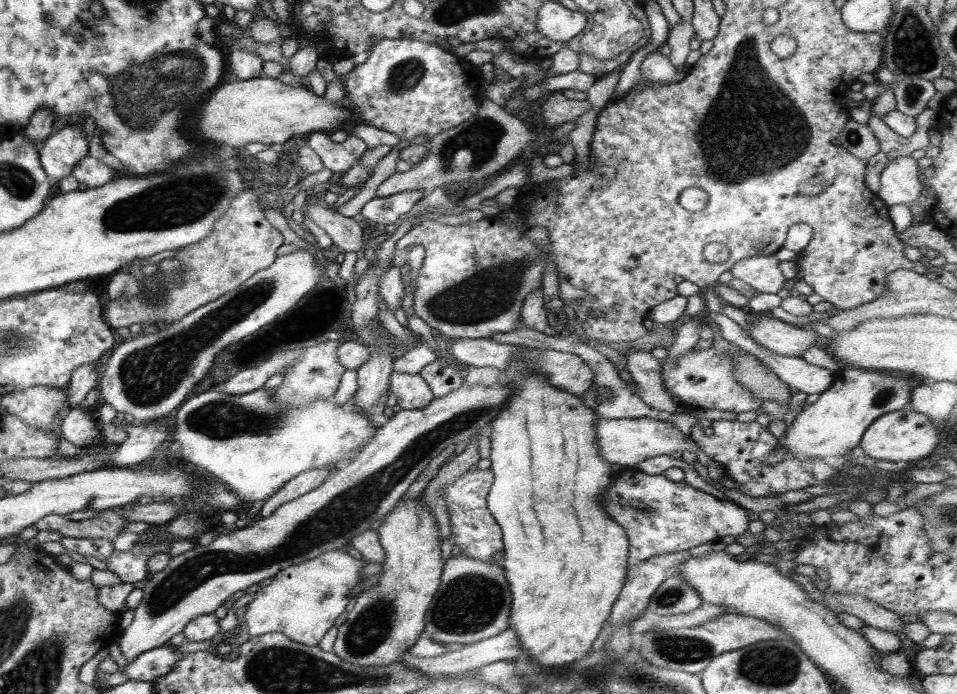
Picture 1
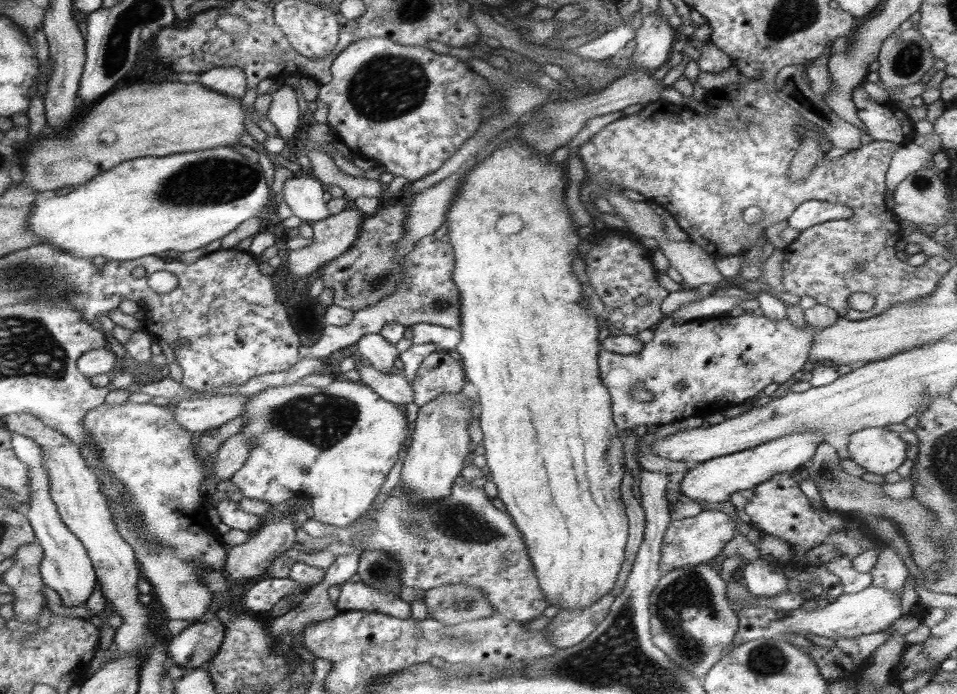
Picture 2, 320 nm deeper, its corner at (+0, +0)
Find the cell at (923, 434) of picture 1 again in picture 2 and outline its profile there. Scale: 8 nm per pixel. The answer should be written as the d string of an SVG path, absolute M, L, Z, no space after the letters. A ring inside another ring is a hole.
M884 427L863 428L850 435L847 449L850 459L865 468L865 472L884 476L902 466L907 445L898 432Z

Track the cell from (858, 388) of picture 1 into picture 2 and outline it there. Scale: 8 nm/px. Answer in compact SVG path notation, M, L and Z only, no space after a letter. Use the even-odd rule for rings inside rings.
M813 430L797 432L776 440L770 440L770 442L765 442L754 448L747 448L740 452L705 460L698 463L690 471L685 472L685 476L680 483L680 492L694 502L704 500L711 505L726 502L733 492L753 489L757 484L771 479L774 474L791 472L804 465L814 456L816 447L819 447L821 442L824 441L824 435L813 432Z

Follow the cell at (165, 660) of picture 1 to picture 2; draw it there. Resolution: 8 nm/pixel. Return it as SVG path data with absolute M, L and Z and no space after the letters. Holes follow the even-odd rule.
M218 618L208 622L196 621L188 625L180 634L165 639L165 648L172 664L190 669L201 667L212 660L225 637L225 624Z

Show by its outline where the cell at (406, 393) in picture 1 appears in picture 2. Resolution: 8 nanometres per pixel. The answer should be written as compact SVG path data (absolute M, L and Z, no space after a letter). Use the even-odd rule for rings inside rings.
M379 333L360 337L356 346L366 362L384 374L388 374L394 366L399 366L400 353L394 344Z

